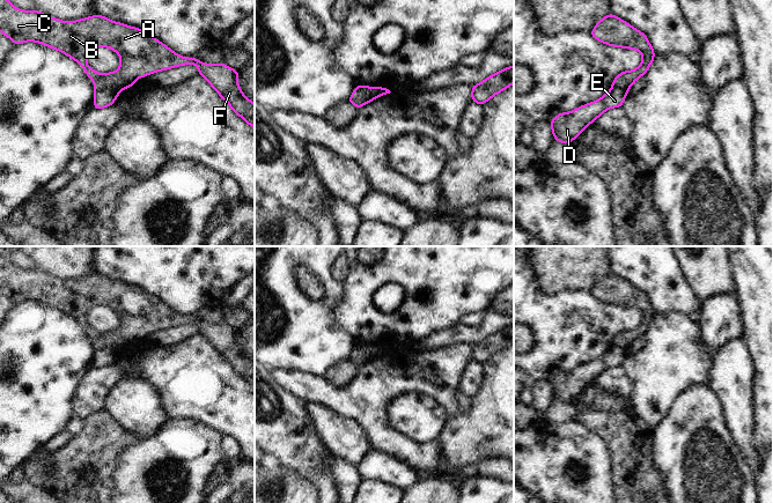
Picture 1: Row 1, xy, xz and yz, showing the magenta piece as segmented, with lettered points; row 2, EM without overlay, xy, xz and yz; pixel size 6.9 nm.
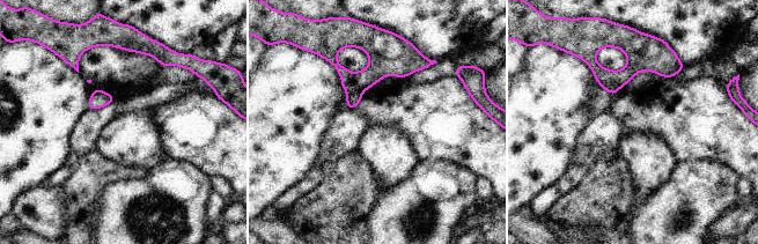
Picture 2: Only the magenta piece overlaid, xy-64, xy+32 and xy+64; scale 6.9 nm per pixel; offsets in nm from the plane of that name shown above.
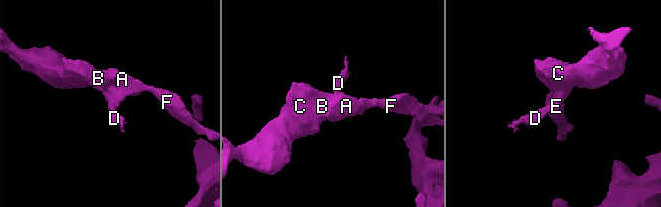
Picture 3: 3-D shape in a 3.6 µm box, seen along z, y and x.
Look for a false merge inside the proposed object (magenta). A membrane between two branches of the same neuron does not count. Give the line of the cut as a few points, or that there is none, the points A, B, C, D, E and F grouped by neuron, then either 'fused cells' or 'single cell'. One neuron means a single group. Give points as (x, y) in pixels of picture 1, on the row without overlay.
cut in xy along (118, 349), (104, 347), (95, 352); A B C F / D E; fused cells

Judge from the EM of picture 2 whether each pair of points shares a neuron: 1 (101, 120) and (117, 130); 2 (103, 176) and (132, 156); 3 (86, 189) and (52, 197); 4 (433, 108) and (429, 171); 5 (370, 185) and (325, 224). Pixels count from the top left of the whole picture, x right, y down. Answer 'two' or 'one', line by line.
1: two
2: two
3: two
4: two
5: one

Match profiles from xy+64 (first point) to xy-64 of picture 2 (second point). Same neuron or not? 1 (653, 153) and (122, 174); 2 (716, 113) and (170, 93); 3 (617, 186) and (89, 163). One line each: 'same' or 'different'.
1: different
2: different
3: same

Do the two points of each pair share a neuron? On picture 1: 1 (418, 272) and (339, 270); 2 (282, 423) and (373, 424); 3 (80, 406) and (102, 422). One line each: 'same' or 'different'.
1: different
2: different
3: different

